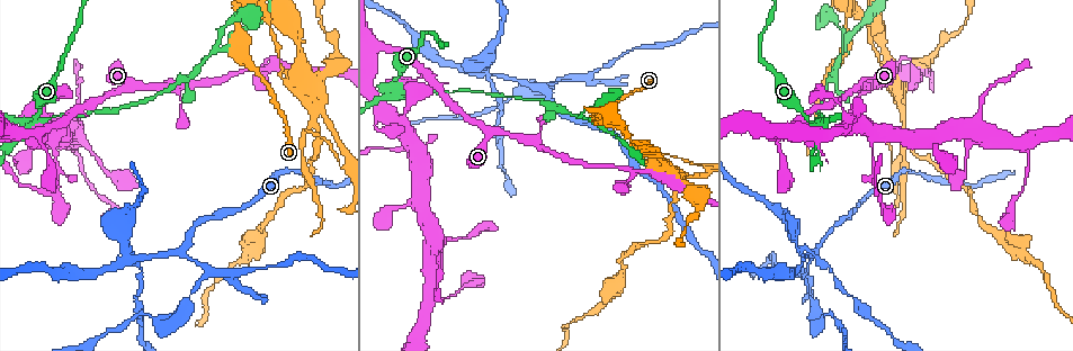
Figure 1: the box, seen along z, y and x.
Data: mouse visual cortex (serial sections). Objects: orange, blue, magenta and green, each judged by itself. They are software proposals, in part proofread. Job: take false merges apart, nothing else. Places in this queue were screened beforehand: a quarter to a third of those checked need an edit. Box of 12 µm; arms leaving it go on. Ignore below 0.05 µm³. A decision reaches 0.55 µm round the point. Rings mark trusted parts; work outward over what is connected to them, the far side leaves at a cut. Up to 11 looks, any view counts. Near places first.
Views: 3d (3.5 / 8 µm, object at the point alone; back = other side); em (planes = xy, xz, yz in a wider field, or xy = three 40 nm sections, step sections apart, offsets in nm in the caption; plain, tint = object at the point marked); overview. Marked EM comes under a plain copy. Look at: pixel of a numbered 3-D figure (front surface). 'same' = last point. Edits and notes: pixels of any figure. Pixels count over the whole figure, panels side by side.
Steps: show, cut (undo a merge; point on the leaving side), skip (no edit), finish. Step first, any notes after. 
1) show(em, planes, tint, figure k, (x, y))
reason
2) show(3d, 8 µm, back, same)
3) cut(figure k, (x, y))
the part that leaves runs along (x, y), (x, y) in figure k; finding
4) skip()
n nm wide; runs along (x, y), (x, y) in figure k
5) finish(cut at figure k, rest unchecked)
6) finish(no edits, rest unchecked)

show(3d, 3.5 µm, figure 1, (861, 86))
two arms in line, one across

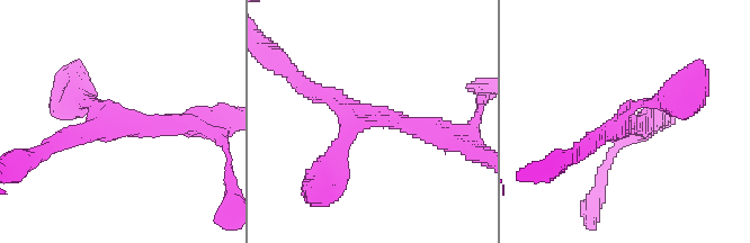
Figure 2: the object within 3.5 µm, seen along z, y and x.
show(em, planes, tint, figure 2, (617, 126))
need the tissue

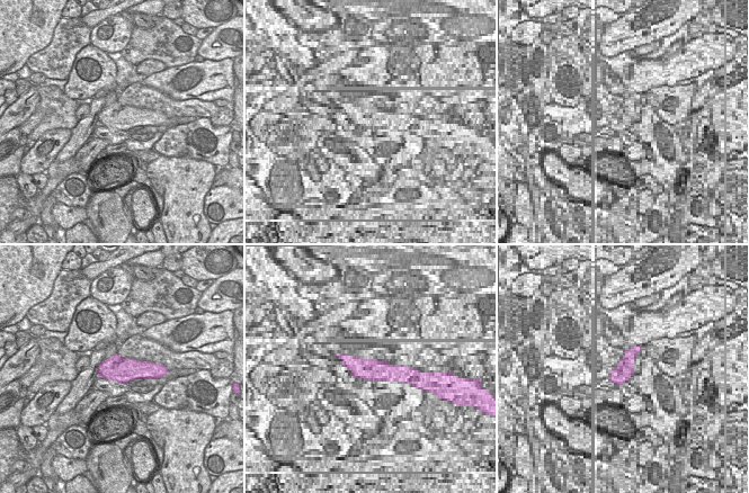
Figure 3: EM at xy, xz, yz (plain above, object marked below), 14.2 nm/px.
skip()
arms of 200, 250, 250 nm; runs along (331, 162), (351, 116), (438, 133) in figure 2; continuous, no second cell

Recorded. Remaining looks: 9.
show(3d, 3.5 µm, figure 1, (51, 141))
thin neck

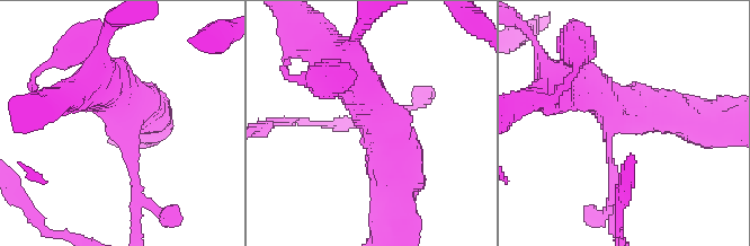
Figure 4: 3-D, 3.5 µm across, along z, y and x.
skip()
arms of 100, 500, 600 nm; runs along (337, 61), (396, 145), (396, 185) in figure 4; all the same cell

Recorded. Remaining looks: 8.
show(3d, 3.5 µm, figure 1, (802, 258))
four or more arms meet

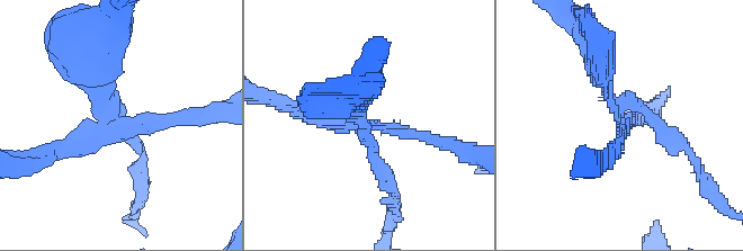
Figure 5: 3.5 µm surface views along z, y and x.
cut(figure 5, (96, 88))
the part that leaves runs along (113, 117), (99, 69), (119, 30) in figure 5; two cells meet here

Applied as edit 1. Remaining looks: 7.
show(3d, 8 µm, figure 1, (816, 124))
narrows sharply

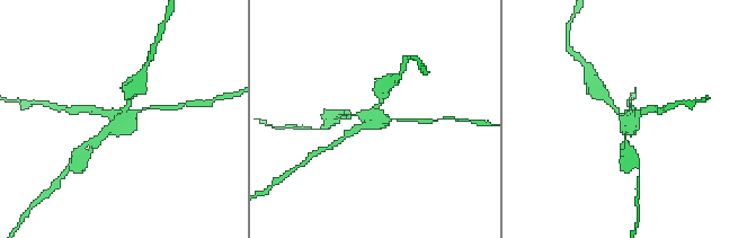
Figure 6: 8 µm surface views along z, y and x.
show(3d, 3.5 µm, back, figure 6, (119, 121))
closer look

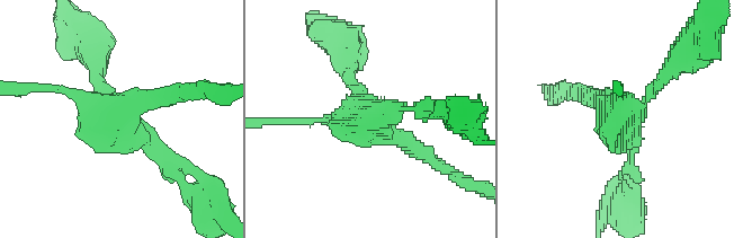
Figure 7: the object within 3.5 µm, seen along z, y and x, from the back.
show(em, planes, tint, figure 7, (368, 115))
4 arms; arms of 100, 150, 200, 250 nm

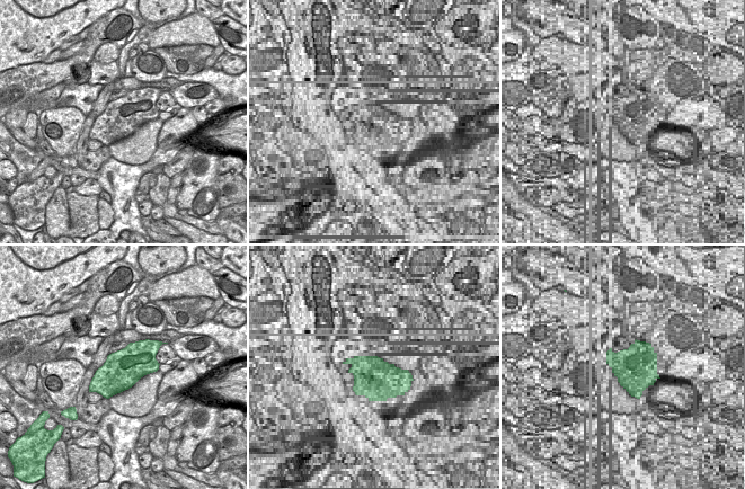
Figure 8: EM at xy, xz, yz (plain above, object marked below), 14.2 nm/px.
cut(figure 7, (94, 113))
the part that leaves runs along (114, 105), (32, 87) in figure 7; a second cell is stuck on

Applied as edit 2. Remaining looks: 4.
show(overview)
see it whole again

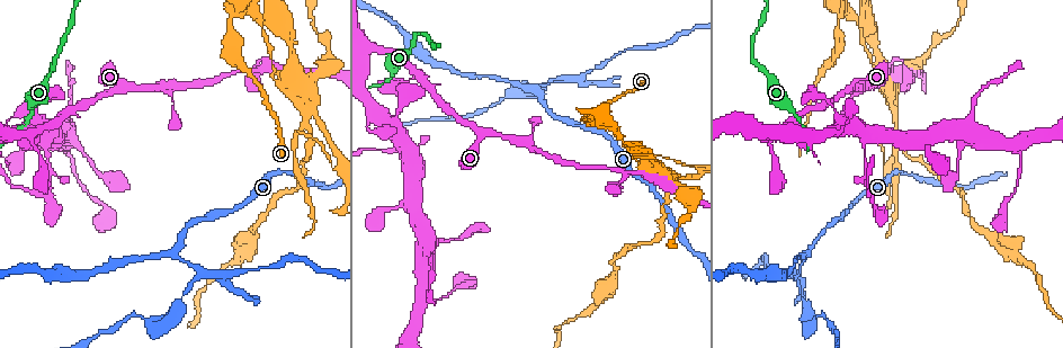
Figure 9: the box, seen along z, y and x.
show(3d, 3.5 µm, figure 9, (45, 199))
thin neck

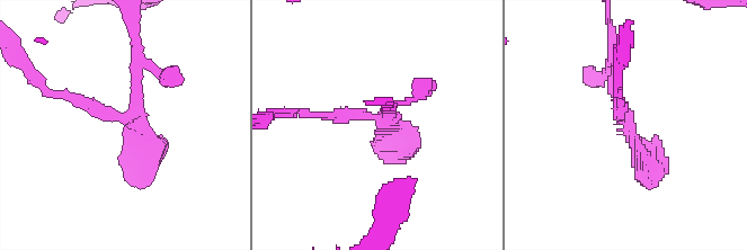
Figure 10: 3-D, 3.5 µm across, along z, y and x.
show(em, xy, step 2, tint, figure 10, (129, 120))
3 arms; arms of 150, 150, 350 nm; need the tissue

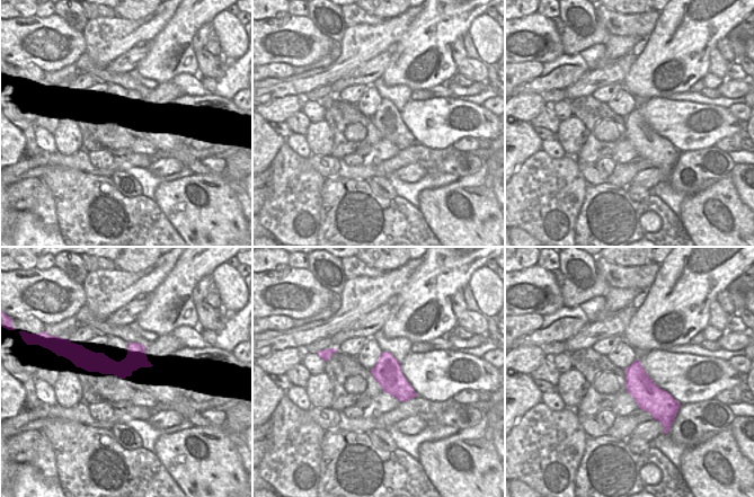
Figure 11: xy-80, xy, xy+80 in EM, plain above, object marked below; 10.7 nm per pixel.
cut(figure 10, (85, 106))
the part that leaves runs along (123, 118), (51, 94), (29, 70) in figure 10; a second cell is stuck on

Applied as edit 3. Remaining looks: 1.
finish(cut at figure 5, cut at figure 7, cut at figure 10, rest unchecked)

